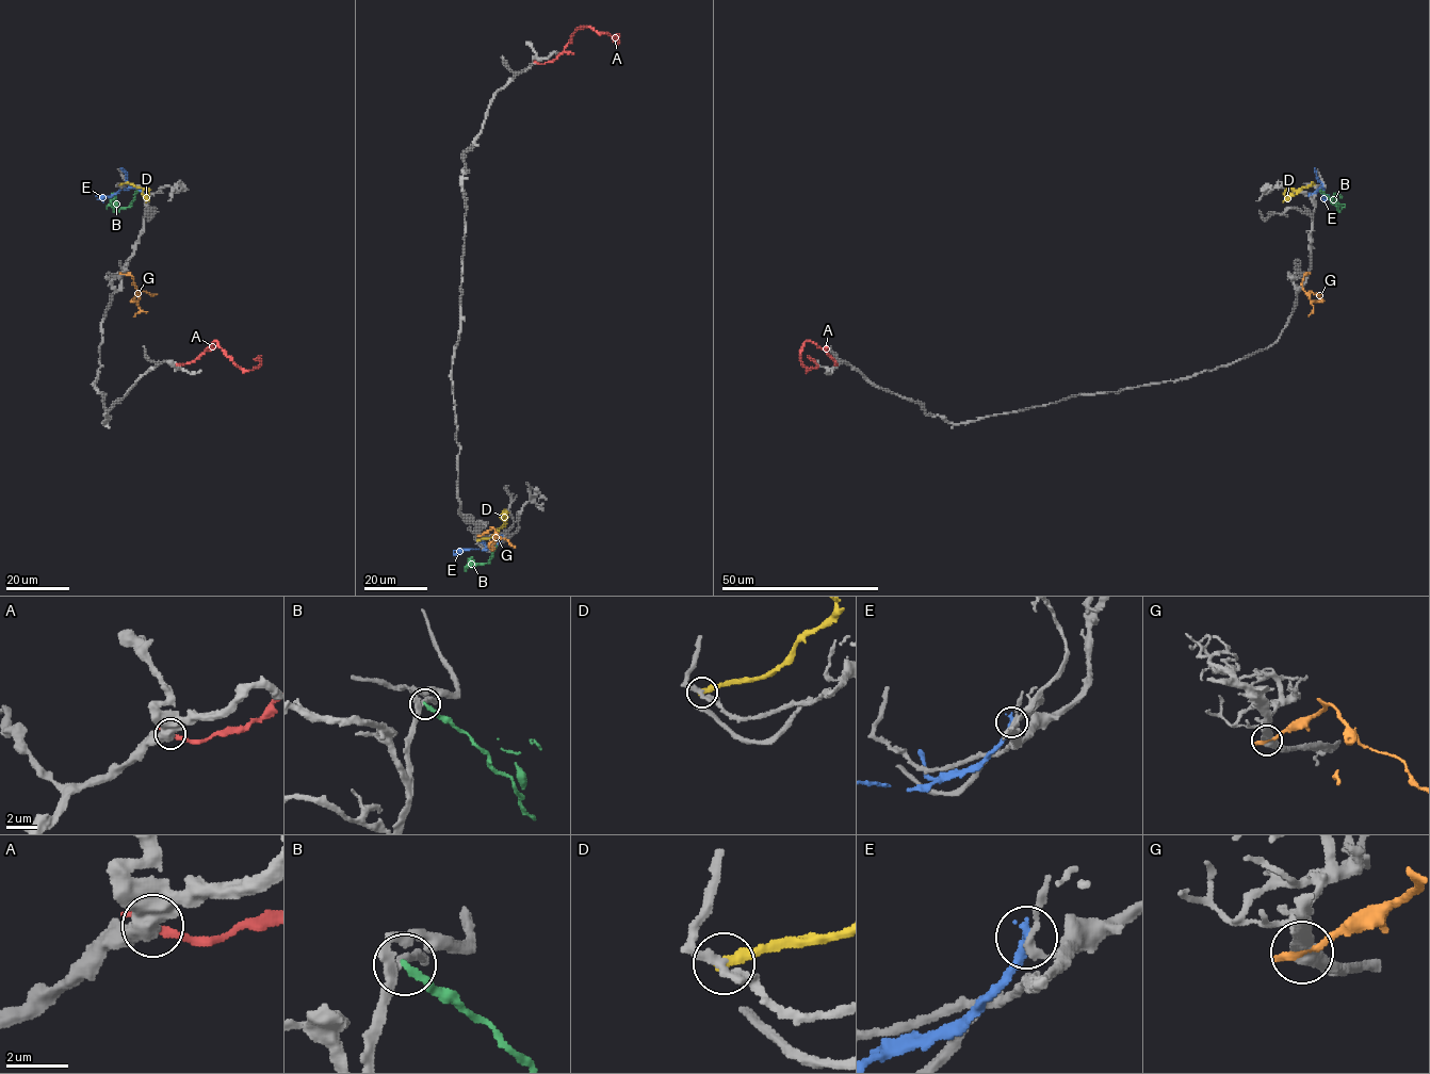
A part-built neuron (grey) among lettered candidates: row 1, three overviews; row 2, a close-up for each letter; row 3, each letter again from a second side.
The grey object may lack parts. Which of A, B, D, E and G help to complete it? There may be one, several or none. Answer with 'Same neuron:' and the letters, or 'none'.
Same neuron: none

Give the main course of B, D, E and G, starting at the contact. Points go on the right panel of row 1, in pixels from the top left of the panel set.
B: (1318, 189), (1339, 211), (1335, 196), (1338, 194), (1342, 198)
D: (1314, 184), (1285, 196), (1283, 201)
E: (1310, 194), (1322, 188), (1322, 195), (1328, 195), (1325, 196)
G: (1309, 273), (1303, 277), (1301, 287), (1310, 299), (1319, 300), (1316, 292)

